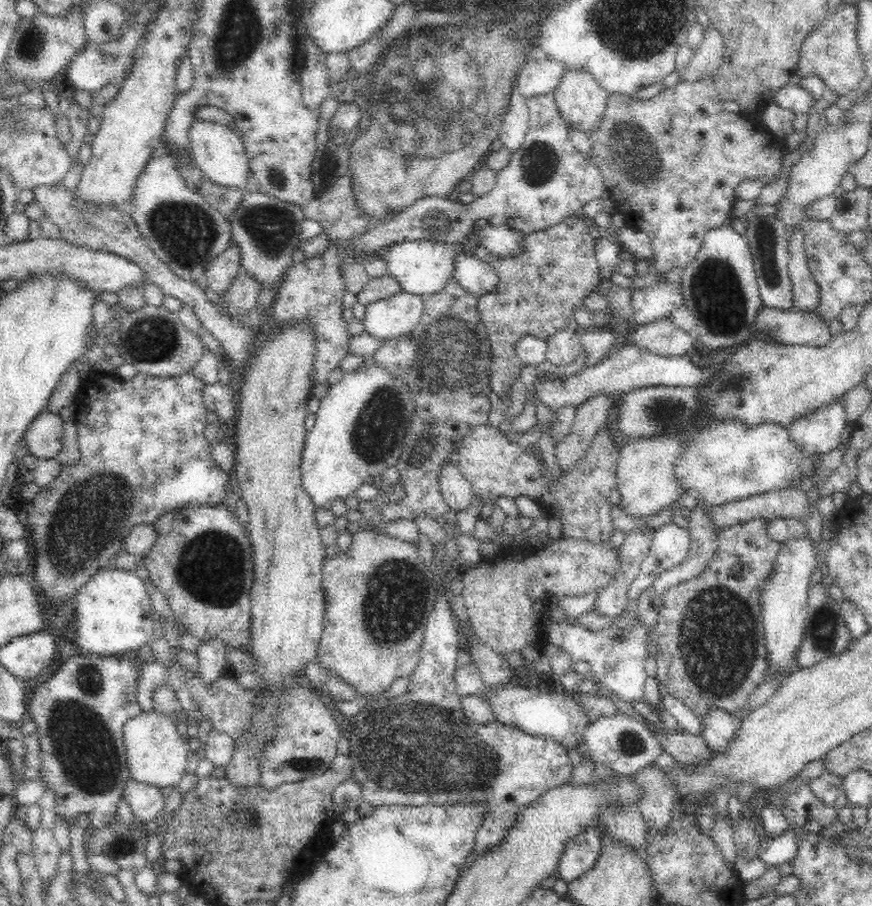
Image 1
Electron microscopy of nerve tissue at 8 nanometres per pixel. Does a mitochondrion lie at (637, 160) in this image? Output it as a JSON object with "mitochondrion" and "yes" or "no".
{"mitochondrion":"yes"}

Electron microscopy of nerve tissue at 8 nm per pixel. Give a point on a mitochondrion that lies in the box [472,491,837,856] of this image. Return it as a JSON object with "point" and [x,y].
{"point":[718,671]}

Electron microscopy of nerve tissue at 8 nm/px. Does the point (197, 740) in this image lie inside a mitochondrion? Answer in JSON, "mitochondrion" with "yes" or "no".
{"mitochondrion":"no"}

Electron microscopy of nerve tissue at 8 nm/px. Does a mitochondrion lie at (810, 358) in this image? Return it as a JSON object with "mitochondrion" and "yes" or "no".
{"mitochondrion":"no"}

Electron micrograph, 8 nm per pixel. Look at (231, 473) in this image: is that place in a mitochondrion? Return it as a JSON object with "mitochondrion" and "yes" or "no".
{"mitochondrion":"no"}

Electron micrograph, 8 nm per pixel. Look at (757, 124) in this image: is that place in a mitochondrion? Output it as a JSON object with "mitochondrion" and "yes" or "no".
{"mitochondrion":"no"}

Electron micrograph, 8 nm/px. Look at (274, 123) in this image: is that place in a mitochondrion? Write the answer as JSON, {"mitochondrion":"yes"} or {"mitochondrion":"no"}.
{"mitochondrion":"no"}

